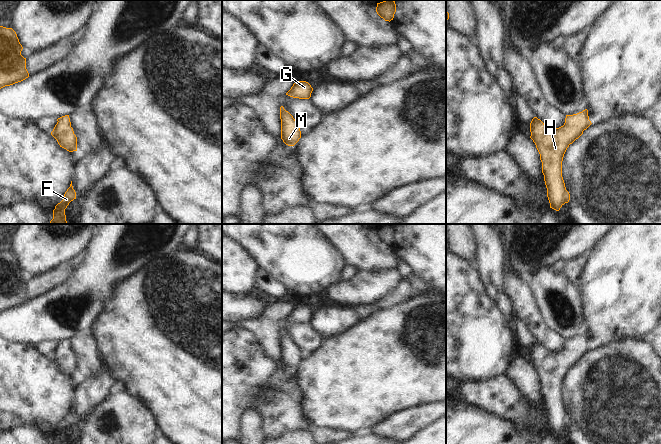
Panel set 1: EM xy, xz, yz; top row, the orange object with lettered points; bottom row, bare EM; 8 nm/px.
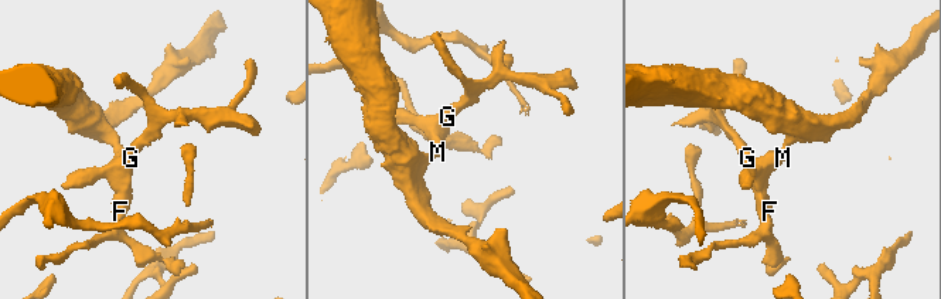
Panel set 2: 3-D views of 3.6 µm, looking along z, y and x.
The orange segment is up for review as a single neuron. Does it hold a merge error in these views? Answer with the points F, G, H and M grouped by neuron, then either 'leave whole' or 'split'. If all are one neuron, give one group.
F G H M; leave whole

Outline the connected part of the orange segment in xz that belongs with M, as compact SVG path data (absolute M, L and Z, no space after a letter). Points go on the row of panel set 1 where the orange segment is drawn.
M280 107L280 119L281 119L281 139L288 146L294 146L301 138L301 131L299 125L293 118L293 116Z

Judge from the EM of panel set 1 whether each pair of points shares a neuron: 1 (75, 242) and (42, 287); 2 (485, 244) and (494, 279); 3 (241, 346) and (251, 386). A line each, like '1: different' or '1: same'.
1: different
2: same
3: same

